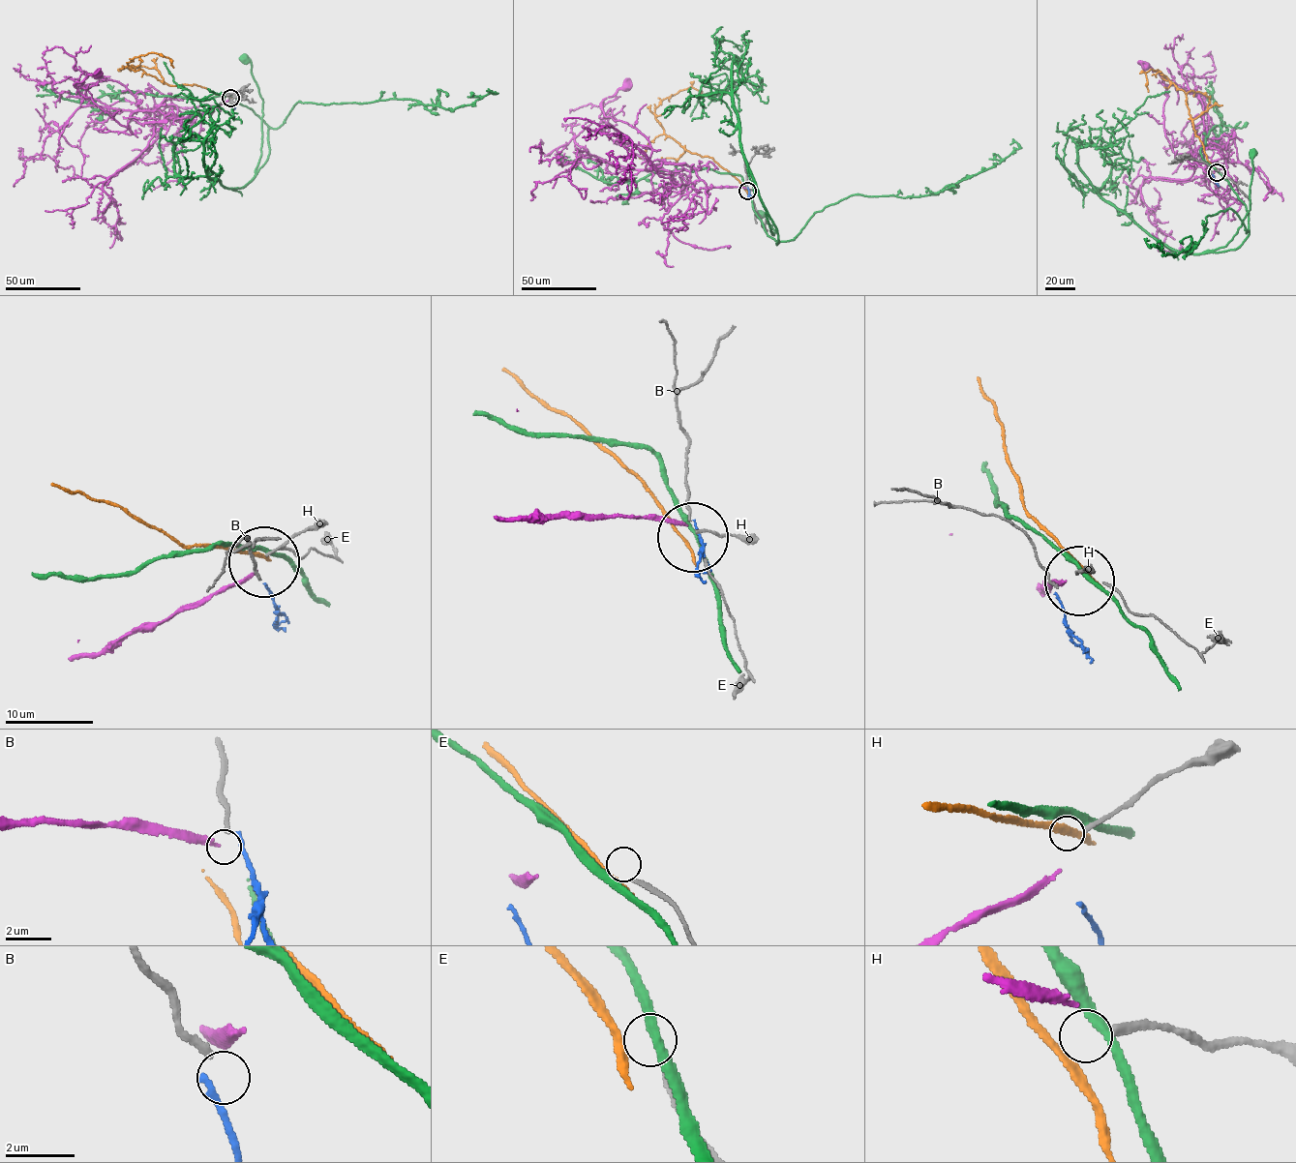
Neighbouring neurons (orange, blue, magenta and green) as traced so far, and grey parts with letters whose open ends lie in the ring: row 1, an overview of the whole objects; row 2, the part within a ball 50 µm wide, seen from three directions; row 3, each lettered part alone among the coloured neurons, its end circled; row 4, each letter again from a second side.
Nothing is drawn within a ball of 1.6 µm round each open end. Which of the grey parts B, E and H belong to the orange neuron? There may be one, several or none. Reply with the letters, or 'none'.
none

